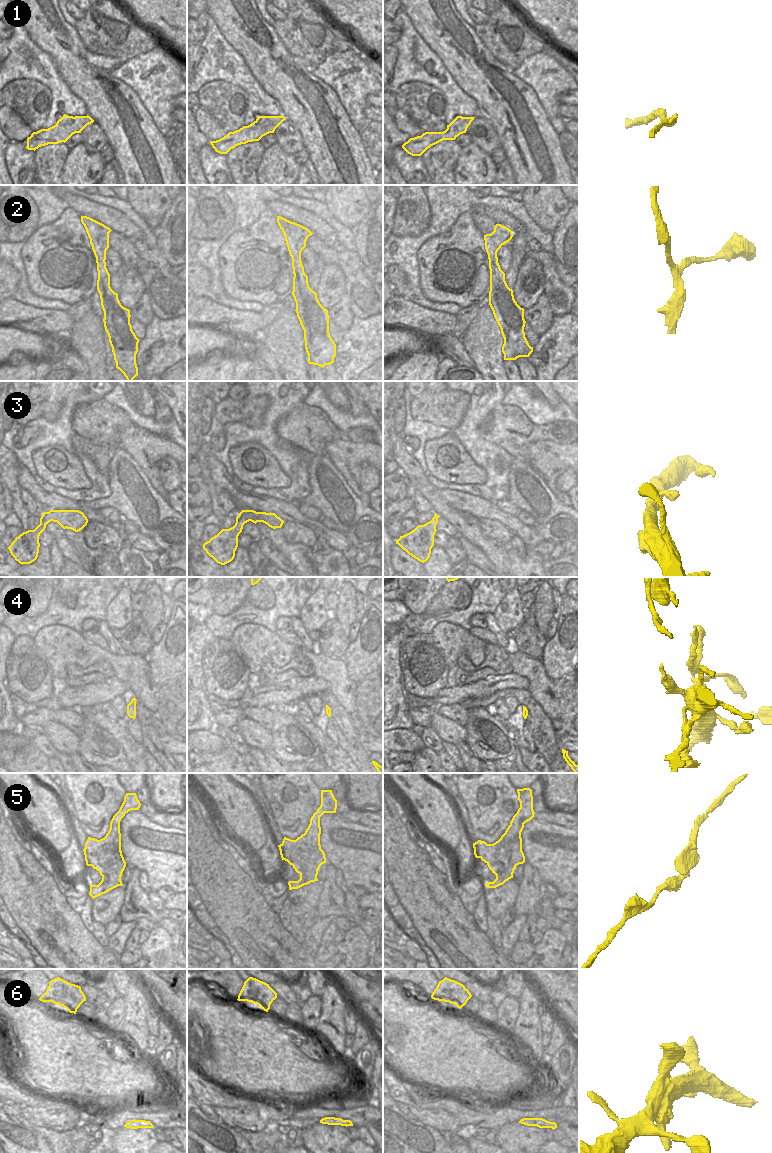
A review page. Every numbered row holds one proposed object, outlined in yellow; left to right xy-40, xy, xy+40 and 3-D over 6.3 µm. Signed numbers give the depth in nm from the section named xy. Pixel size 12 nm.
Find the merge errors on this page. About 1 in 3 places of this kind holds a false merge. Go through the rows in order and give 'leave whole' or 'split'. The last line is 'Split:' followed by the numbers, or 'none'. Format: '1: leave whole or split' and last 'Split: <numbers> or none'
1: leave whole
2: leave whole
3: leave whole
4: leave whole
5: leave whole
6: leave whole
Split: none

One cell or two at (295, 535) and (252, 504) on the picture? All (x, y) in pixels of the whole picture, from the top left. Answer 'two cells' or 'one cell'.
two cells

